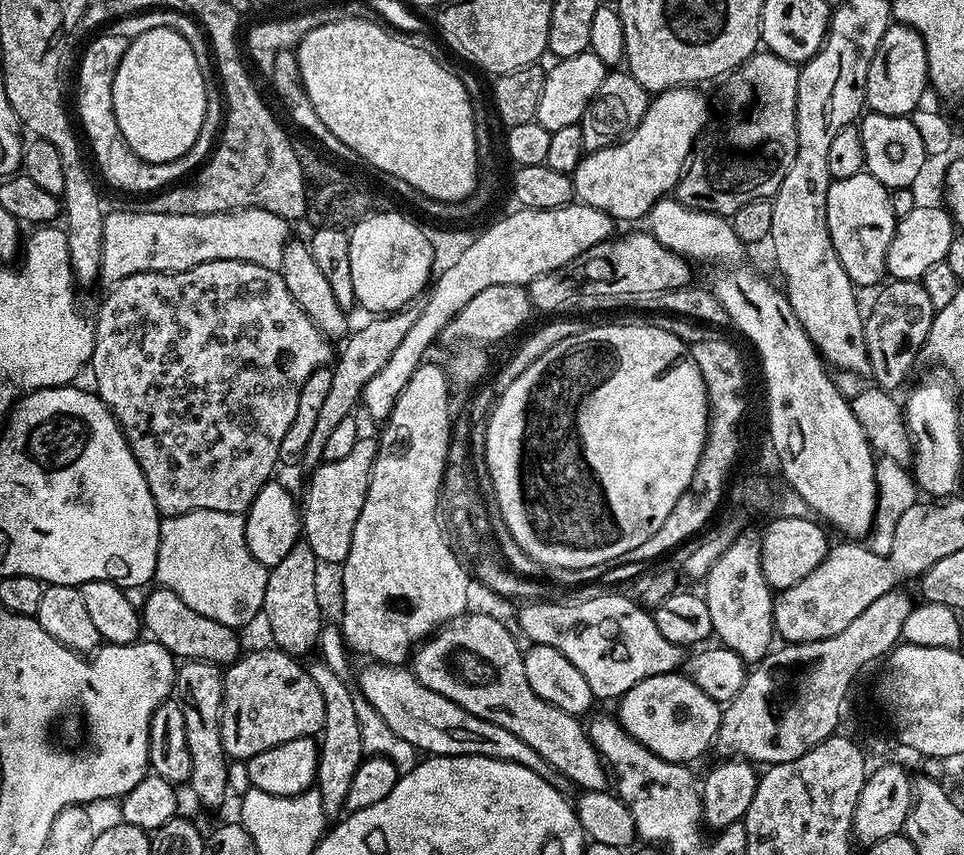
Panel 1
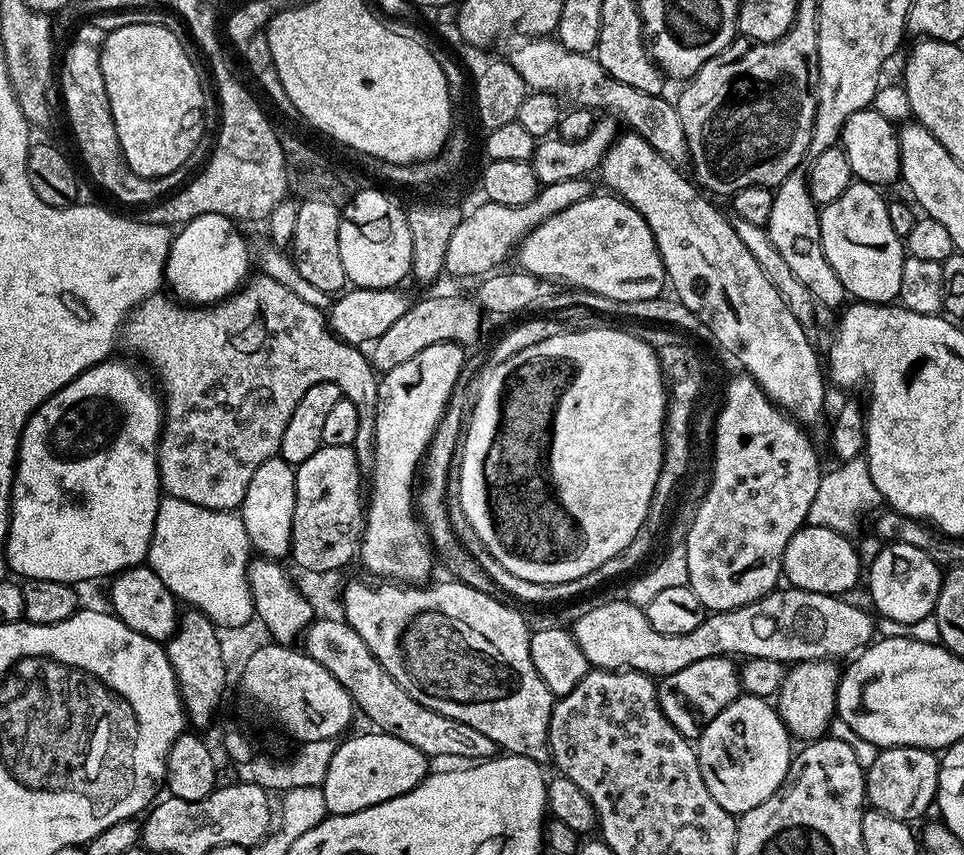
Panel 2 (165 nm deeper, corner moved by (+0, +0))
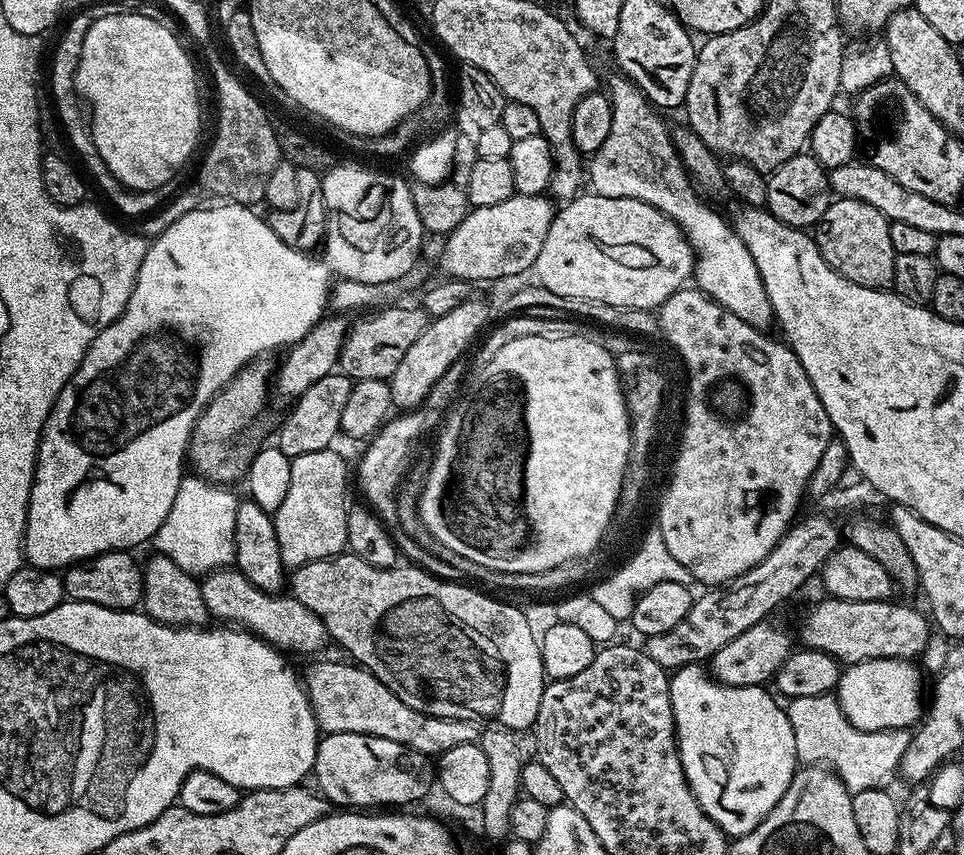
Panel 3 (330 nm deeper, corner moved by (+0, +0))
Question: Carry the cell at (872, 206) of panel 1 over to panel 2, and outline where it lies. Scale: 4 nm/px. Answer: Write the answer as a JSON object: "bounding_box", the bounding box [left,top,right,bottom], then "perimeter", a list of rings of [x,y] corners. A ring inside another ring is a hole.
{"bounding_box":[820,182,906,304],"perimeter":[[[854,182],[844,191],[842,198],[834,198],[834,202],[820,208],[820,233],[826,262],[834,266],[834,274],[838,274],[849,297],[869,304],[886,304],[899,297],[902,266],[906,255],[905,241],[898,234],[894,234],[894,226],[890,226],[888,200],[880,192],[883,191],[875,184]]]}

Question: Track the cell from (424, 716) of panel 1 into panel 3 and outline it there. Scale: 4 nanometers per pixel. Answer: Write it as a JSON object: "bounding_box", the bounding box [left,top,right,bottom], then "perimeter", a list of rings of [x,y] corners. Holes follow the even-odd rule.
{"bounding_box":[200,566,330,654],"perimeter":[[[235,566],[216,568],[200,580],[202,599],[213,621],[228,626],[239,626],[254,636],[261,636],[268,644],[274,645],[285,654],[292,652],[316,652],[330,637],[322,618],[314,614],[300,600],[291,594],[277,594],[258,590]]]}

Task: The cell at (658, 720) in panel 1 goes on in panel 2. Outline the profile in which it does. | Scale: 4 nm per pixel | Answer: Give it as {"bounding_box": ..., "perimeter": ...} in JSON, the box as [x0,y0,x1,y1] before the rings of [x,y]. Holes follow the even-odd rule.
{"bounding_box":[656,656,741,738],"perimeter":[[[719,656],[702,658],[702,662],[694,662],[694,666],[678,670],[678,674],[663,677],[656,689],[656,697],[666,719],[684,736],[696,738],[703,732],[704,725],[726,710],[726,706],[730,706],[741,692],[737,665],[729,657]]]}

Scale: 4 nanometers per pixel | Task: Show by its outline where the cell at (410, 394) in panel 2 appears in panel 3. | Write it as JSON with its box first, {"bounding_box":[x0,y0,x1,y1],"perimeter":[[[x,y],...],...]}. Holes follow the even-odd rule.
{"bounding_box":[390,299,488,410],"perimeter":[[[466,299],[458,306],[454,306],[450,314],[435,317],[424,329],[418,342],[414,342],[410,350],[406,350],[406,358],[398,362],[398,370],[394,370],[390,381],[392,403],[397,409],[407,410],[420,405],[426,394],[430,394],[430,386],[434,386],[434,382],[438,382],[438,378],[442,378],[442,374],[446,374],[446,370],[450,370],[450,366],[461,359],[460,355],[468,347],[471,349],[477,343],[478,337],[485,331],[484,323],[488,320],[488,308],[482,301],[476,299]]]}

